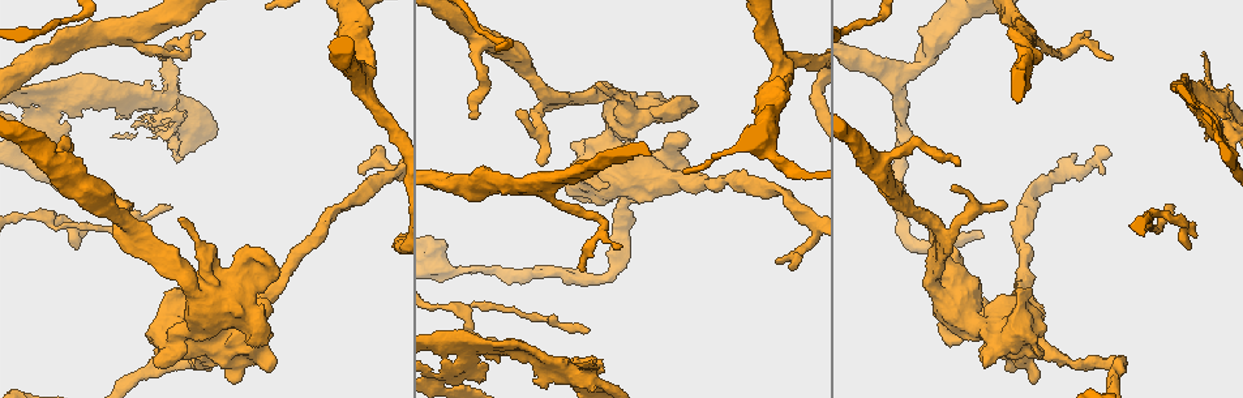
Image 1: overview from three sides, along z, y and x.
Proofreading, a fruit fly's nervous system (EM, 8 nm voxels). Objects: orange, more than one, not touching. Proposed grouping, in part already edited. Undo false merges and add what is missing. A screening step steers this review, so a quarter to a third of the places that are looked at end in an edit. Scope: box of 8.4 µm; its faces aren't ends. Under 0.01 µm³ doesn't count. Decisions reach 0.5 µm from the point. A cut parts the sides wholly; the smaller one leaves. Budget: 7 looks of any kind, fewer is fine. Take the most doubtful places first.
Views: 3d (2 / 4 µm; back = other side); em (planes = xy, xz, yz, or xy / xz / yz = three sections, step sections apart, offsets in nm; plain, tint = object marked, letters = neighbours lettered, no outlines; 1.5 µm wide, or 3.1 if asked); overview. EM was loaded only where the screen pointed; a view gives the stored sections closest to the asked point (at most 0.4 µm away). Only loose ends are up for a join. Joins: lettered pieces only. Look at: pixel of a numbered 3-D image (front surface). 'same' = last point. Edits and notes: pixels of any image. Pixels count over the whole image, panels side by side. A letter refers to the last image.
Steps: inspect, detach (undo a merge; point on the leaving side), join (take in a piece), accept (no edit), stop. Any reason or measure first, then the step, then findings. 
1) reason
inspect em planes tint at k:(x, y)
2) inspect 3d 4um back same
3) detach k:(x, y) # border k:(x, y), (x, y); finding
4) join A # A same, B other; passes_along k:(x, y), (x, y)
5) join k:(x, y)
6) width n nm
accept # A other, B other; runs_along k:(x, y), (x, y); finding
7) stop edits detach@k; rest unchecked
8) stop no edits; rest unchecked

an open end
inspect 3d 4um at 1:(359, 172)

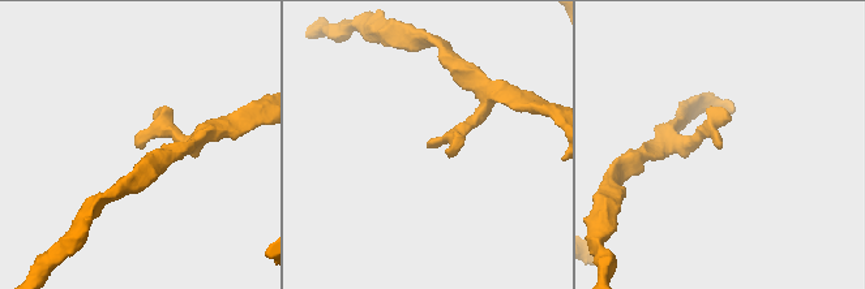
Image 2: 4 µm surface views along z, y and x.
shape alone is not enough
inspect em planes plain at 2:(718, 146)

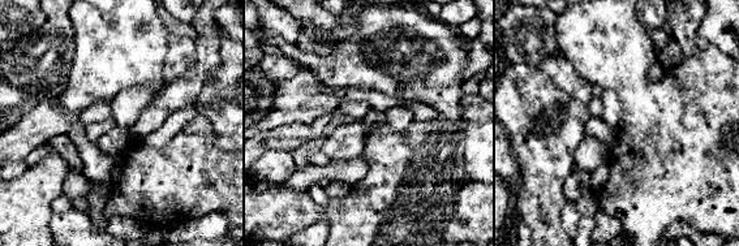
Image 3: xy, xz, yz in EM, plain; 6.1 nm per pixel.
what lies round it
inspect em planes letters same

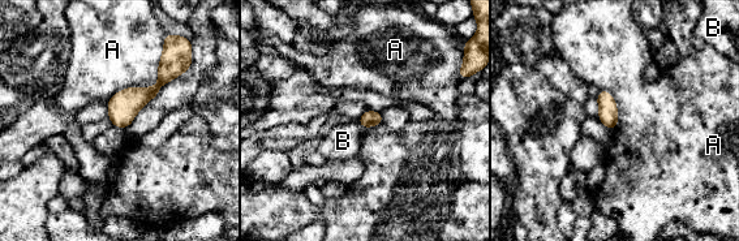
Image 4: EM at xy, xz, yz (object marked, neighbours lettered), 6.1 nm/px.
width 100 nm
accept # A other, B other; runs_along 4:(164, 60), (160, 84), (116, 123); none of them fits

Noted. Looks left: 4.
abrupt turn
inspect 3d 2um at 1:(604, 226)

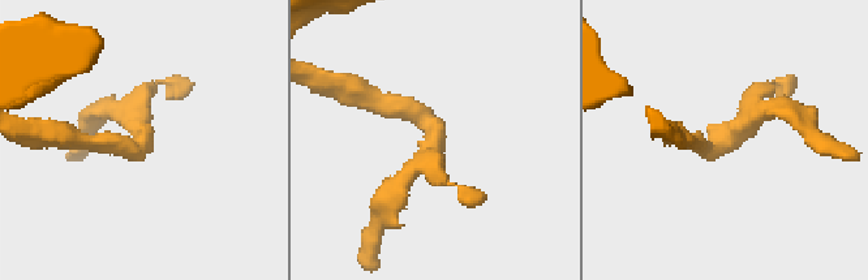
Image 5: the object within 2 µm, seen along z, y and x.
inspect em xz step 8 tint at 5:(433, 137)

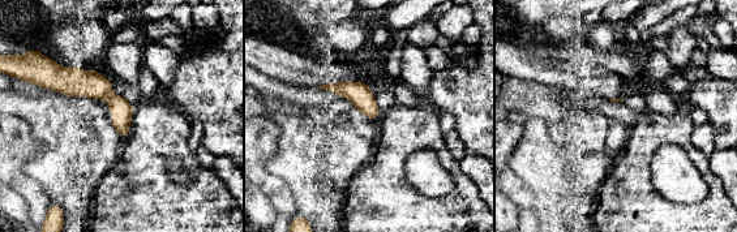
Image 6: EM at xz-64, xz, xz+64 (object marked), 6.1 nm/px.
cut it another way
inspect em planes letters same

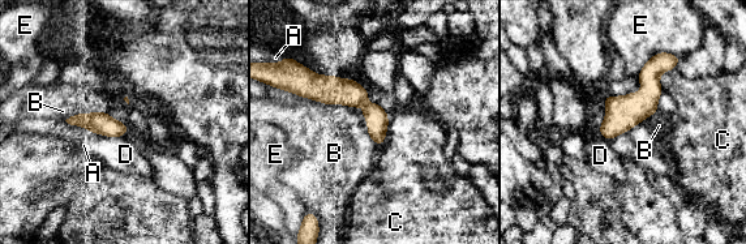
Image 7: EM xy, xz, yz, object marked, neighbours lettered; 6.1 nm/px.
width 30 nm
accept # A other, B other, C other, D other, E other; runs_along 7:(676, 59), (604, 133); continuous, no second neuron

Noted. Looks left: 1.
stop no edits; rest unchecked

